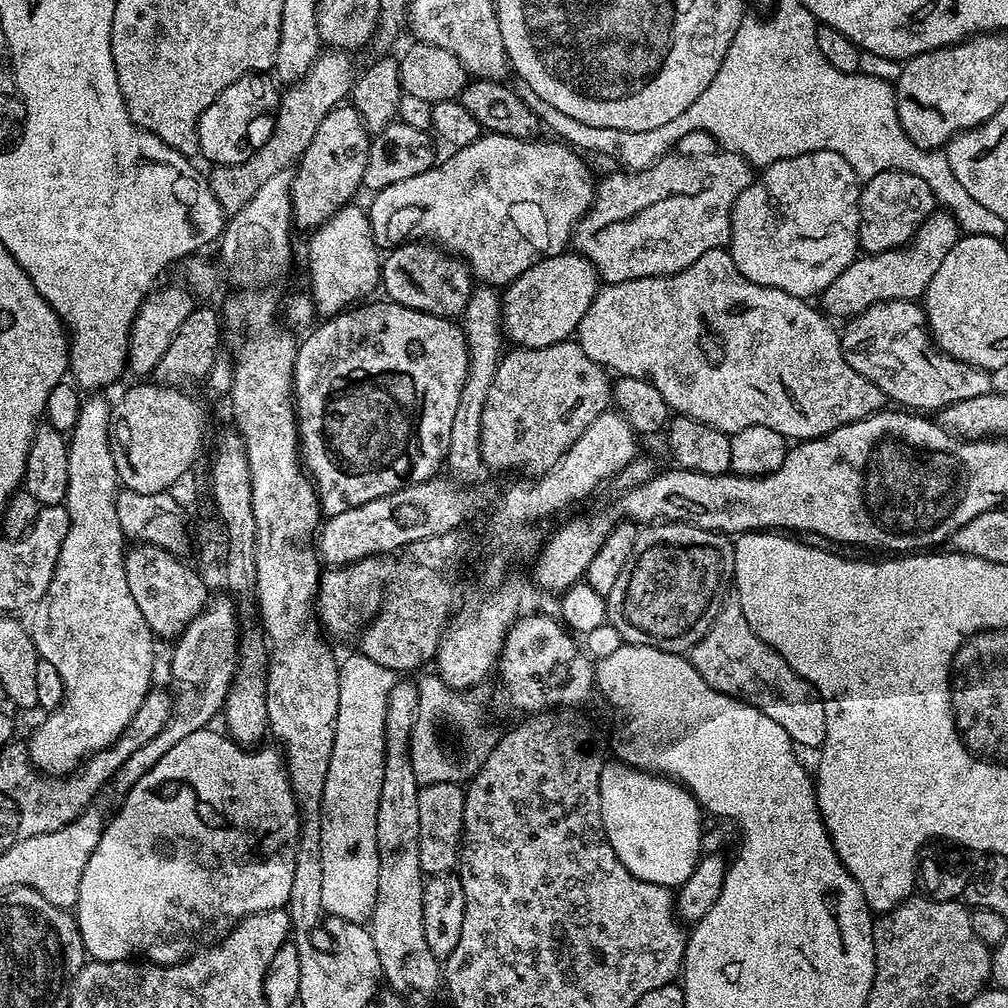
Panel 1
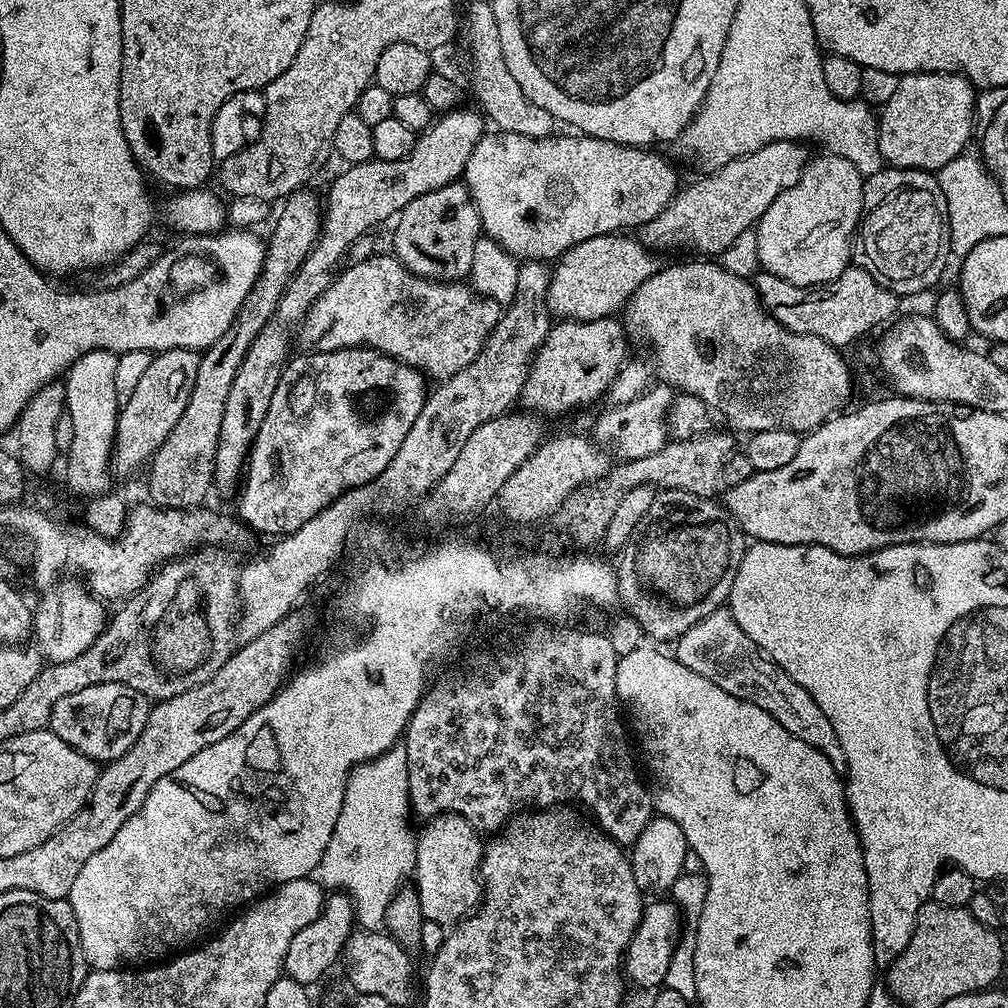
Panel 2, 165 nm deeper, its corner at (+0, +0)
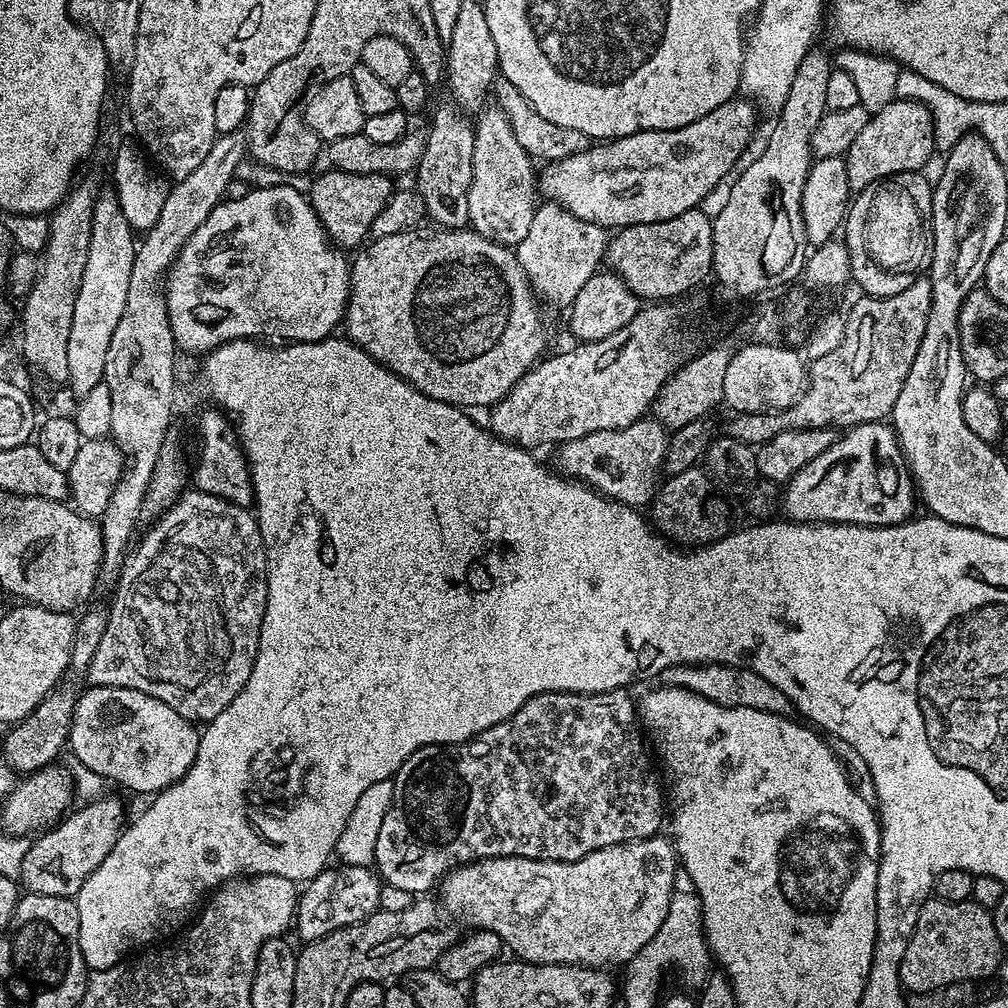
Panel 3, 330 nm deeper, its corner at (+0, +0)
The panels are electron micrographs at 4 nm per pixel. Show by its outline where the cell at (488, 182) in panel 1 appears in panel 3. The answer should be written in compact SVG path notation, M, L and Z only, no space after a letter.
M747 98L727 100L718 110L710 110L698 122L674 130L650 130L629 136L618 136L607 142L593 143L582 154L553 160L543 165L538 176L538 192L545 201L560 204L586 222L594 222L609 230L629 228L635 224L666 222L686 214L686 210L700 208L703 200L719 186L724 175L740 160L756 132L758 108Z

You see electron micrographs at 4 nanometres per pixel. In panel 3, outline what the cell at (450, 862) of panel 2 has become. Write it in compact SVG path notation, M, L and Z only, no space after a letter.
M657 834L650 838L631 840L625 844L606 846L602 850L594 850L577 860L531 860L521 856L495 856L485 860L475 860L473 864L463 864L460 868L455 868L440 881L438 900L443 911L449 917L455 918L457 916L462 923L472 924L468 926L473 929L498 934L498 938L502 938L505 949L516 955L513 957L529 964L570 964L581 968L604 968L609 966L608 964L624 966L638 955L642 946L646 946L646 942L650 942L650 938L654 938L654 934L658 934L658 926L662 926L662 922L666 920L666 910L670 908L672 894L677 887L678 857L676 845L667 835L665 836L664 834Z

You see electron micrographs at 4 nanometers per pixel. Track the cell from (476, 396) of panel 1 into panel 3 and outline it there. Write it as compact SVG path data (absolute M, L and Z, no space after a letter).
M488 106L479 113L474 127L472 177L468 191L468 224L471 231L499 244L515 246L526 238L538 207L538 172L532 157L522 150L506 114L498 106Z

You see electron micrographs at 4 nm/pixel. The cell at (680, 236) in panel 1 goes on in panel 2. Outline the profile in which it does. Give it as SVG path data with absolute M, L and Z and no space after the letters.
M798 140L774 142L726 162L726 166L701 175L701 180L693 184L685 183L654 219L642 225L638 232L640 243L653 250L680 248L685 244L696 251L693 253L708 258L715 257L715 252L726 251L766 214L770 202L774 202L782 190L790 190L790 186L802 178L810 159L810 153L804 148L807 147Z

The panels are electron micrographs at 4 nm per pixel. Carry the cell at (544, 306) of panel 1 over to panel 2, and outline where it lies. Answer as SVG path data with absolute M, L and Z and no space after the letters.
M632 234L595 236L586 238L586 242L578 242L578 246L563 252L551 269L548 311L560 320L597 320L603 316L615 317L627 305L628 300L638 290L638 286L642 286L646 278L660 271L662 264L661 261L656 261L656 256L657 253L653 249L647 248Z

